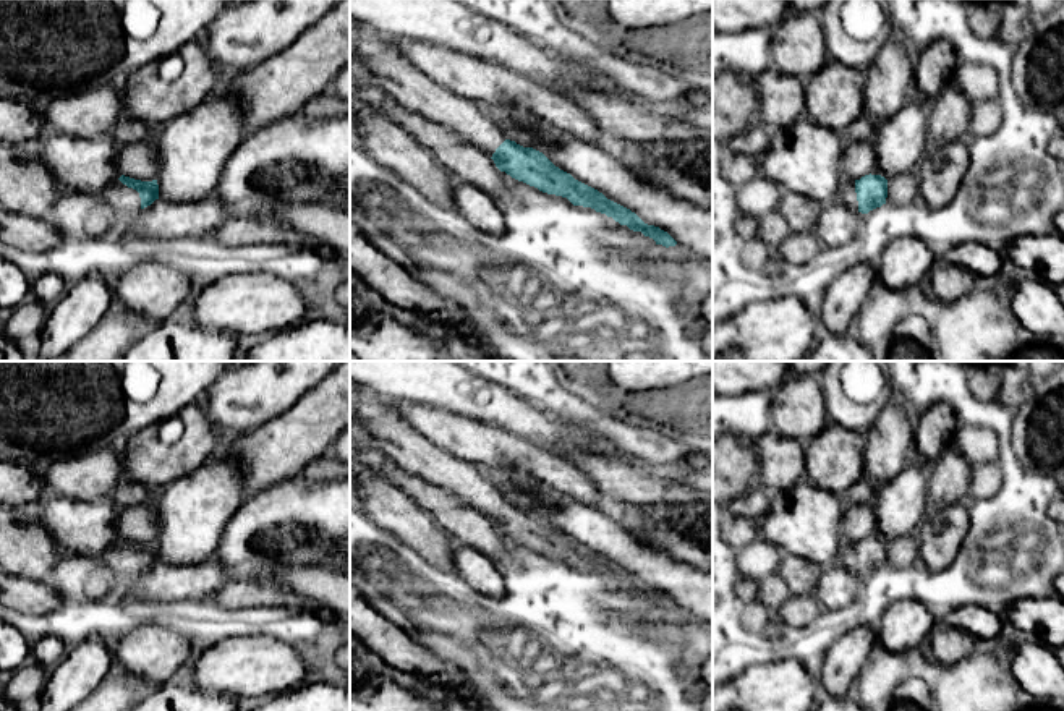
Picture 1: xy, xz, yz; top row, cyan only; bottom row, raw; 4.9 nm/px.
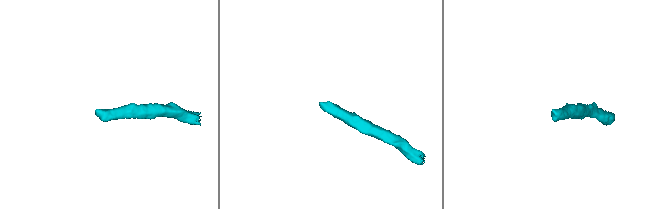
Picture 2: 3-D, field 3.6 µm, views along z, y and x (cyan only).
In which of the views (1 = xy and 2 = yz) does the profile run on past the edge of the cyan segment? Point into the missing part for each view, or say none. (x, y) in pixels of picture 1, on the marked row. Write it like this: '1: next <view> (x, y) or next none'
1: next xy (123, 200)
2: next yz (847, 195)

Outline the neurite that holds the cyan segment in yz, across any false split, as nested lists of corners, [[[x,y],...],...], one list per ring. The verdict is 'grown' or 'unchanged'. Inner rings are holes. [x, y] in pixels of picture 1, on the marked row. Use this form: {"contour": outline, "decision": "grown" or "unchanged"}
{"contour": [[[865,175],[860,180],[844,180],[837,202],[845,204],[853,212],[868,214],[870,211],[886,204],[887,180],[881,175]]], "decision": "grown"}

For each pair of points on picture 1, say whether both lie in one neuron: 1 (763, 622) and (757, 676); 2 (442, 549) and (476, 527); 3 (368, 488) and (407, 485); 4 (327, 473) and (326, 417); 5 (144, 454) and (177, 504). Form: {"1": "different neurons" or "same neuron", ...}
{"1": "different neurons", "2": "different neurons", "3": "different neurons", "4": "different neurons", "5": "different neurons"}

